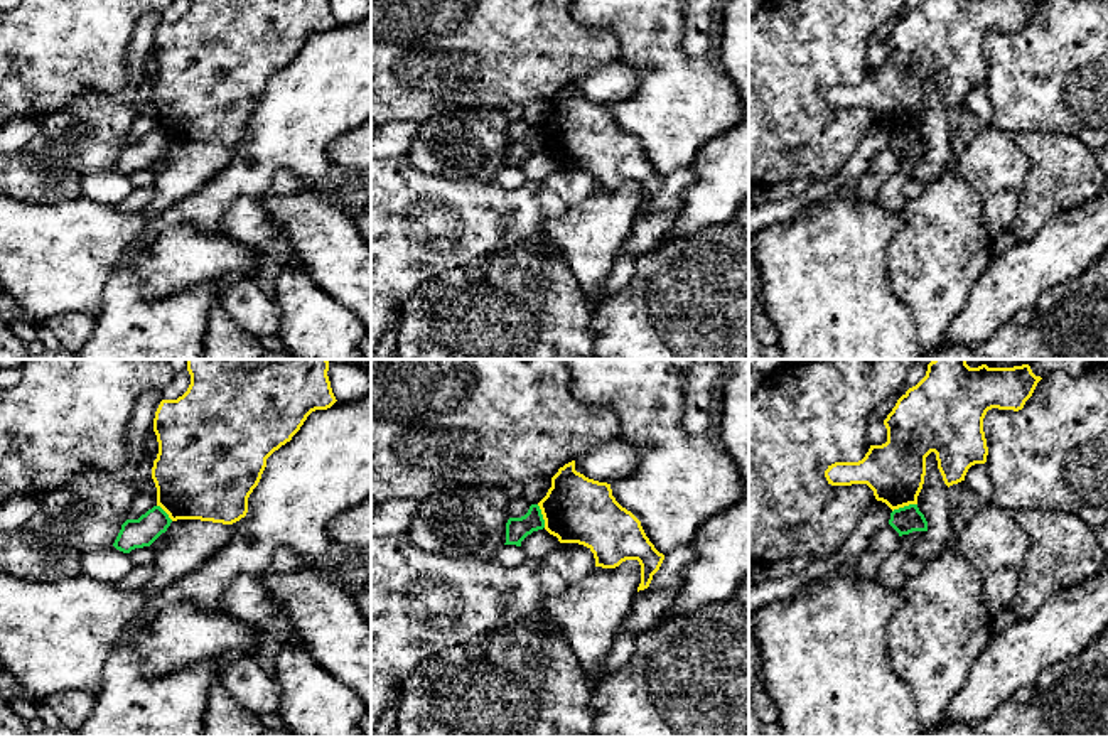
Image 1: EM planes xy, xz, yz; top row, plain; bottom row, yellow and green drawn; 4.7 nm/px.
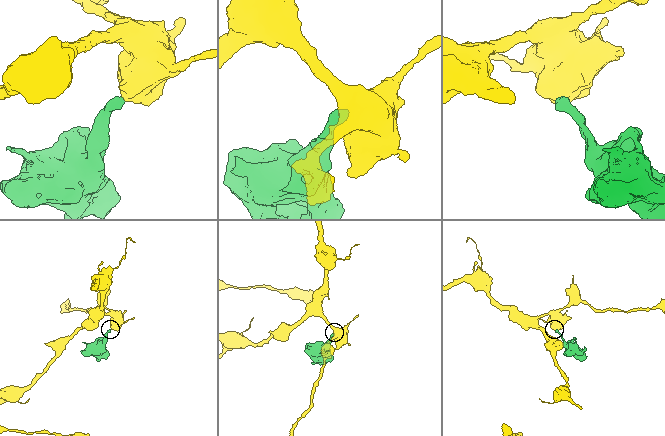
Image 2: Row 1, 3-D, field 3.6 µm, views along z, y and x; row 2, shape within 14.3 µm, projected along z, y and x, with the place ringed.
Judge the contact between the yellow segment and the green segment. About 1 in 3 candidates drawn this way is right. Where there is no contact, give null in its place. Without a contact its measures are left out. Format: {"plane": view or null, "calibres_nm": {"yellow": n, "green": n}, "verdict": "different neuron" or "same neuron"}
{"plane": "yz", "calibres_nm": {"yellow": 280, "green": 130}, "verdict": "different neuron"}

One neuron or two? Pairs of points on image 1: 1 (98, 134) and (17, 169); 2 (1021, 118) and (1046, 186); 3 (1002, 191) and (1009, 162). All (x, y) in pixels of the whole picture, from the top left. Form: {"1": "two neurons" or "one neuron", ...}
{"1": "one neuron", "2": "two neurons", "3": "one neuron"}

